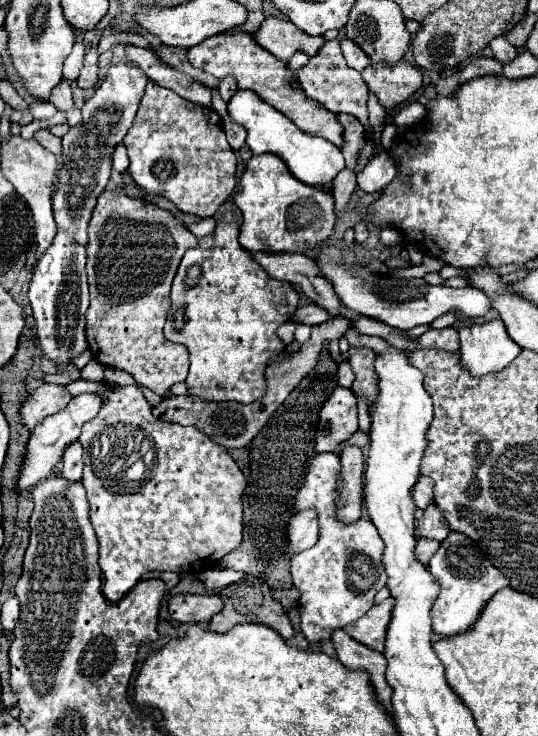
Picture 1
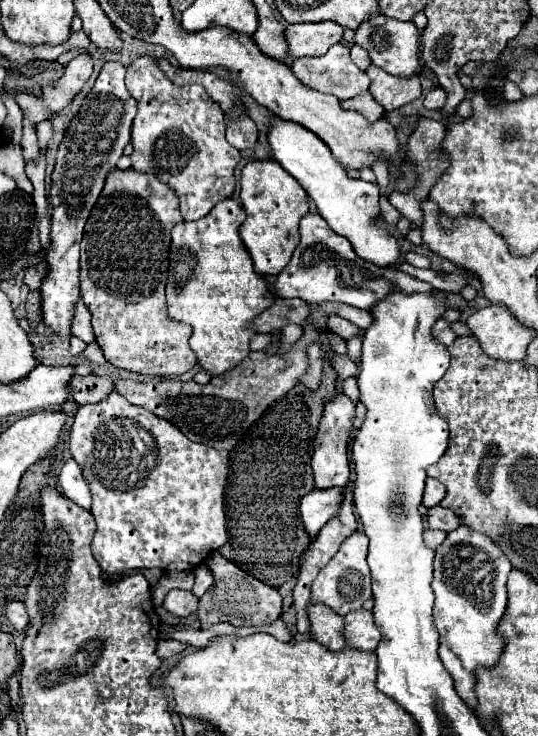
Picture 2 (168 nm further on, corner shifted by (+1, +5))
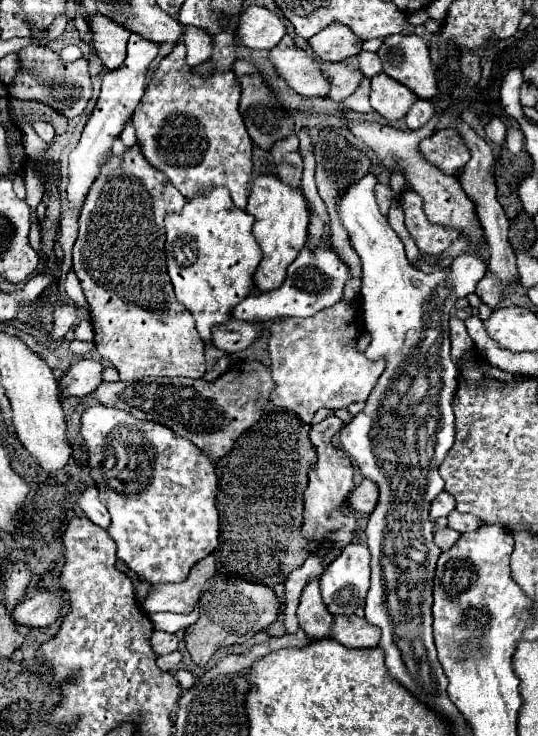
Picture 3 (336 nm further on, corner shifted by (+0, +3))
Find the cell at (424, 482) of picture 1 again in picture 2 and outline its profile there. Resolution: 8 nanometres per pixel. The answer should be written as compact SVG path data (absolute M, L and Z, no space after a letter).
M428 478L428 480L426 480L426 488L424 488L422 504L424 504L426 508L432 508L432 506L440 504L440 500L444 498L444 494L446 494L444 484L442 484L440 480L436 480L436 478Z

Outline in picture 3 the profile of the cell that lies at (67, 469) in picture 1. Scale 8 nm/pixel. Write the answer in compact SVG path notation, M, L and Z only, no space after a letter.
M89 488L89 490L85 490L83 494L79 494L79 506L83 508L83 512L87 514L87 518L93 522L93 524L97 524L97 526L101 526L101 528L109 528L109 524L111 524L111 516L109 516L109 512L107 512L107 508L103 506L103 502L99 500L99 492L97 492L97 488Z

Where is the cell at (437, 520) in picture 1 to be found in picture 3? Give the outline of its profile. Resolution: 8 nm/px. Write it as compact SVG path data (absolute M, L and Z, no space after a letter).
M451 512L449 516L449 528L457 530L457 532L471 532L477 530L481 526L481 520L473 514L461 514L461 512Z

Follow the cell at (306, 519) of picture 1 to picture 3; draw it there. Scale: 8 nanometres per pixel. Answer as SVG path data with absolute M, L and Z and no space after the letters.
M365 478L353 492L351 492L351 500L347 500L347 508L351 512L363 512L363 514L371 514L375 510L379 502L379 488L377 484L373 484L373 480Z

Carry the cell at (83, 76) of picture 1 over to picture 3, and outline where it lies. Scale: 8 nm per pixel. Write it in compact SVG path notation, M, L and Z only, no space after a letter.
M29 44L21 48L19 58L23 58L23 66L13 78L13 90L11 96L17 100L39 100L65 118L77 118L87 108L93 86L87 70L87 60L75 60L75 62L63 62L57 52L53 52L49 46Z

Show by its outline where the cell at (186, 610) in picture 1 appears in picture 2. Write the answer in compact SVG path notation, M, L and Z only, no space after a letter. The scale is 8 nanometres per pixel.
M170 590L164 600L164 608L180 618L186 618L198 610L198 598L186 590Z

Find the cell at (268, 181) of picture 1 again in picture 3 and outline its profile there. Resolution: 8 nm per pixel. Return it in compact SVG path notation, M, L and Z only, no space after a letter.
M267 174L255 178L249 194L249 204L245 210L255 218L253 236L257 238L263 250L263 260L259 262L255 272L255 288L261 292L269 292L285 282L289 264L299 256L301 248L305 246L309 224L307 202L299 190L291 190L287 188L287 184L277 180L277 176Z

